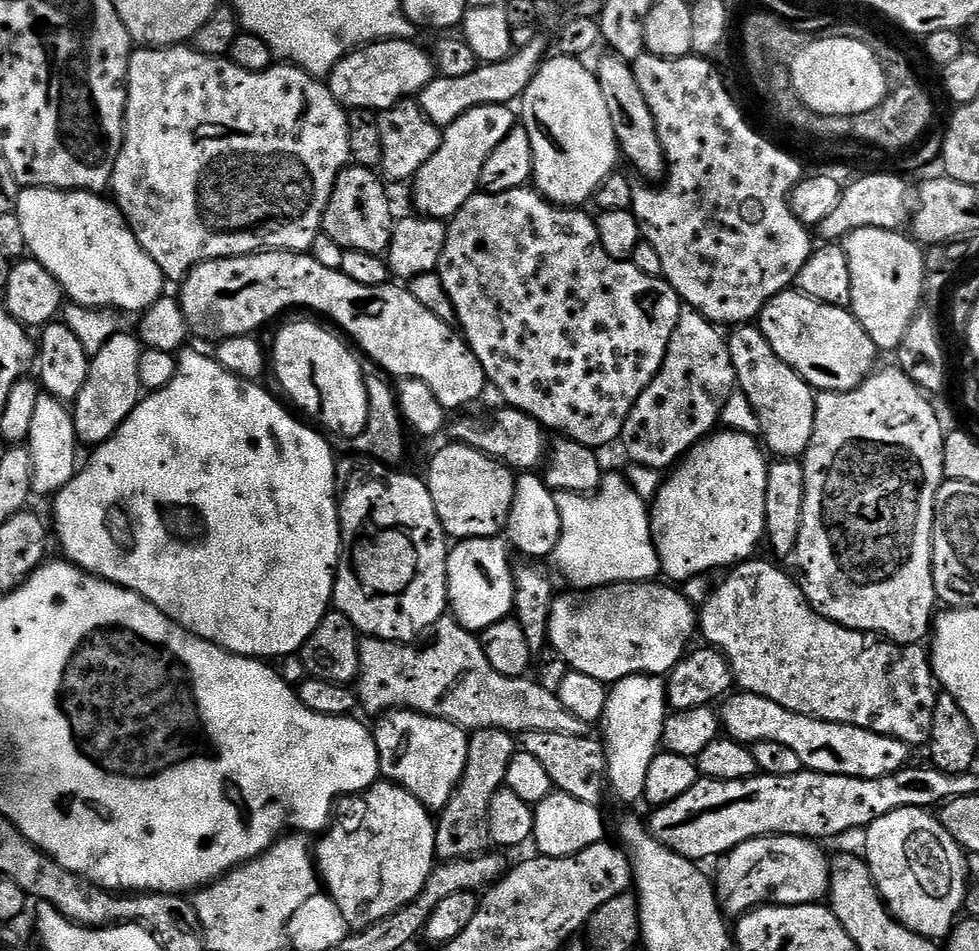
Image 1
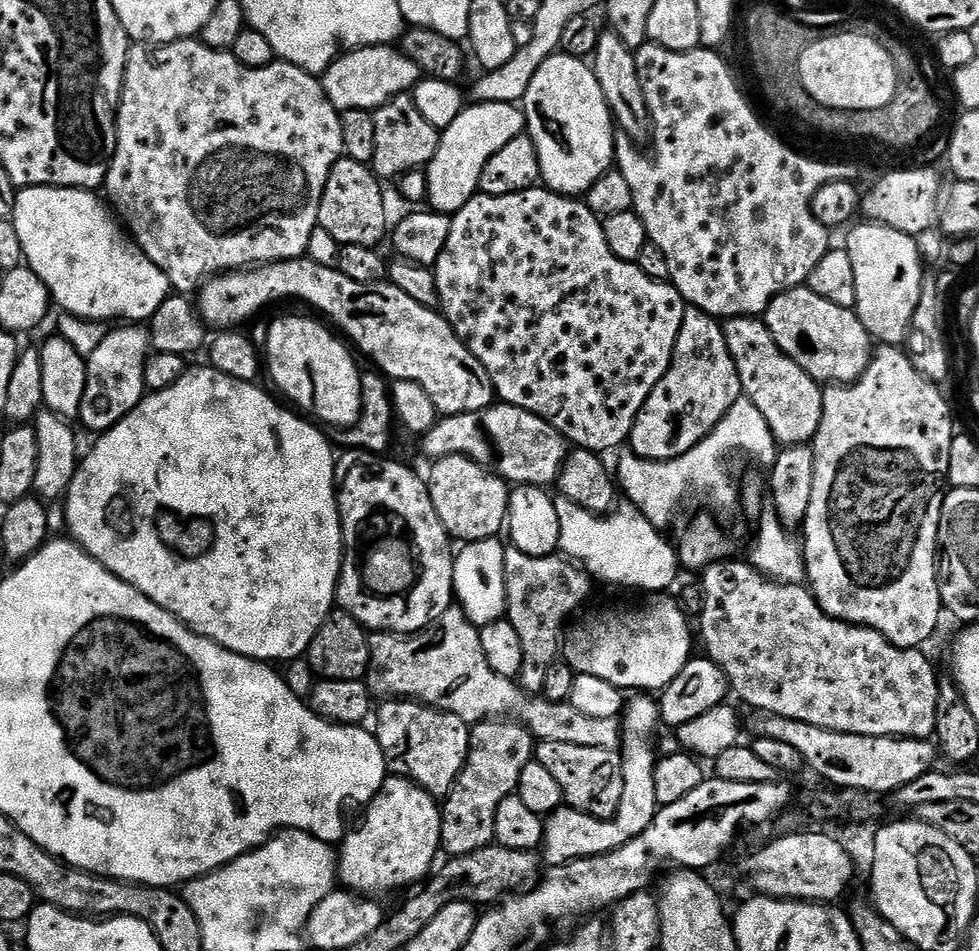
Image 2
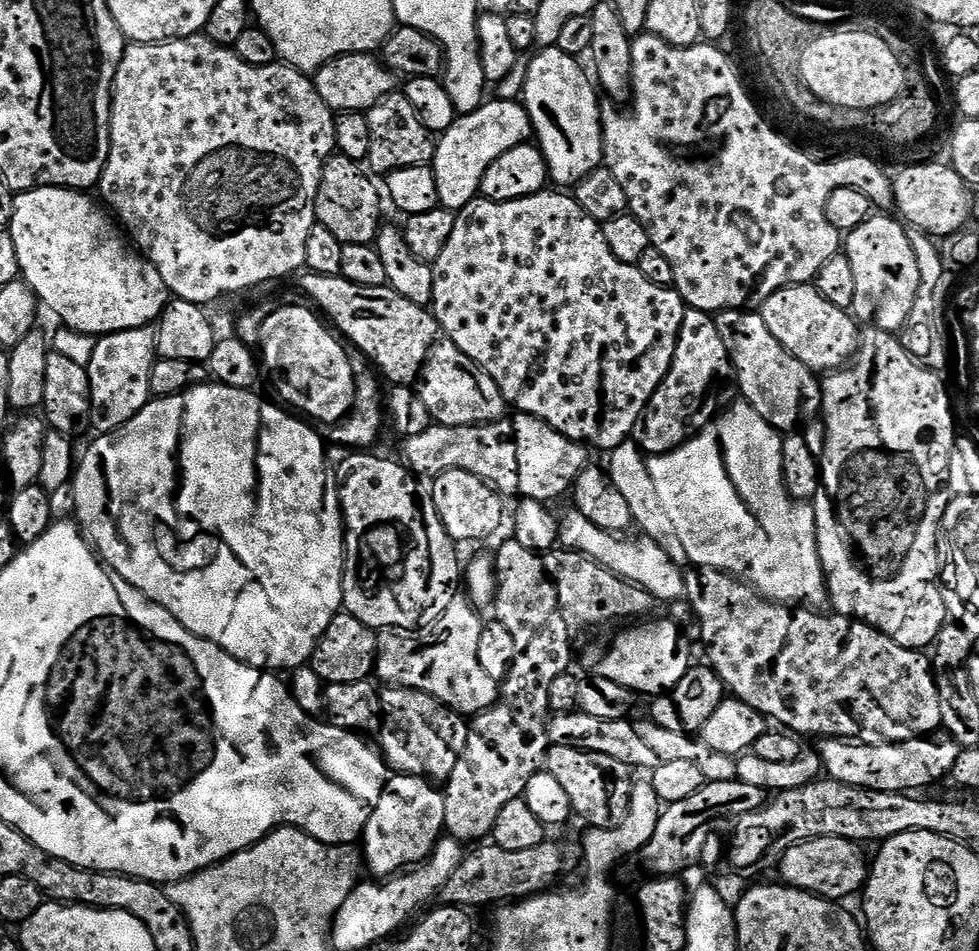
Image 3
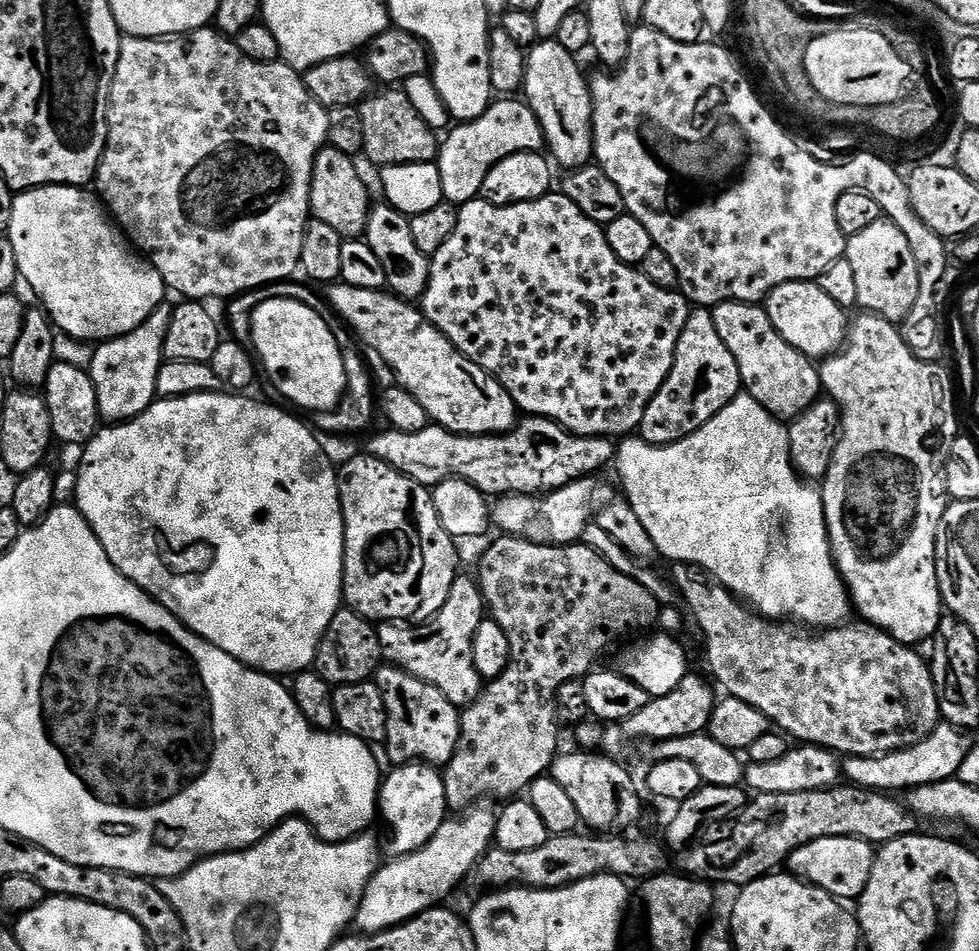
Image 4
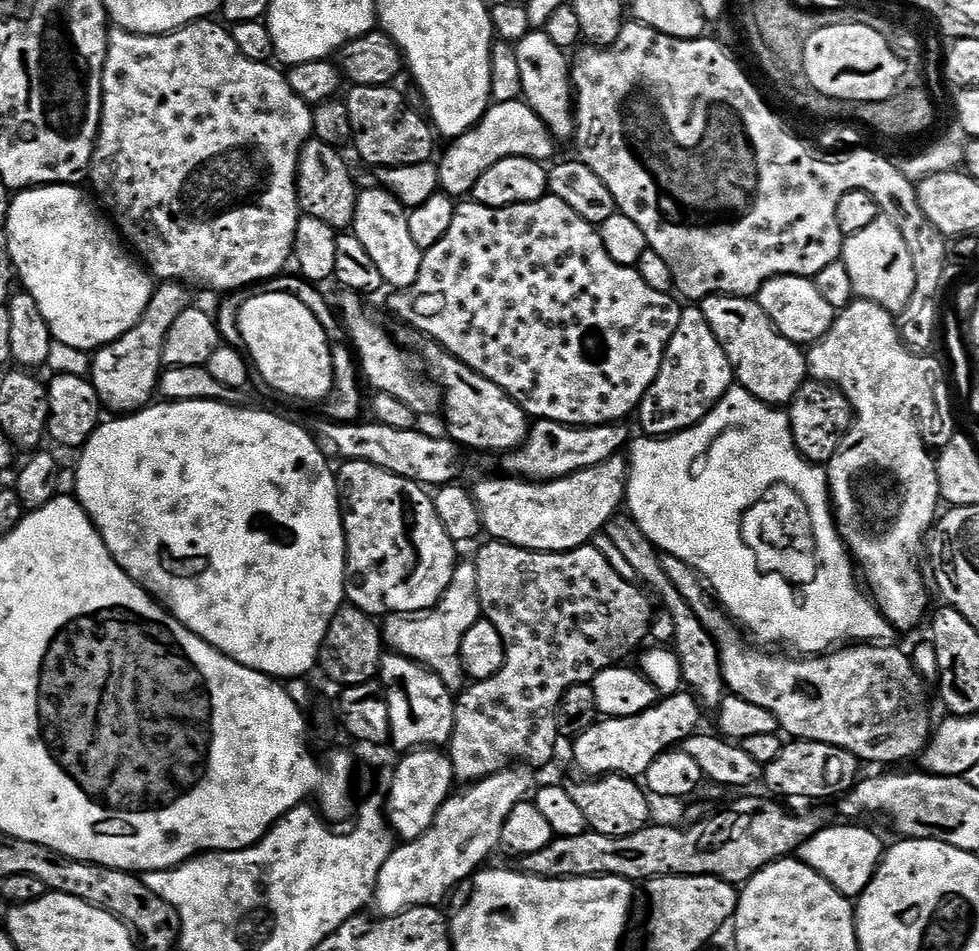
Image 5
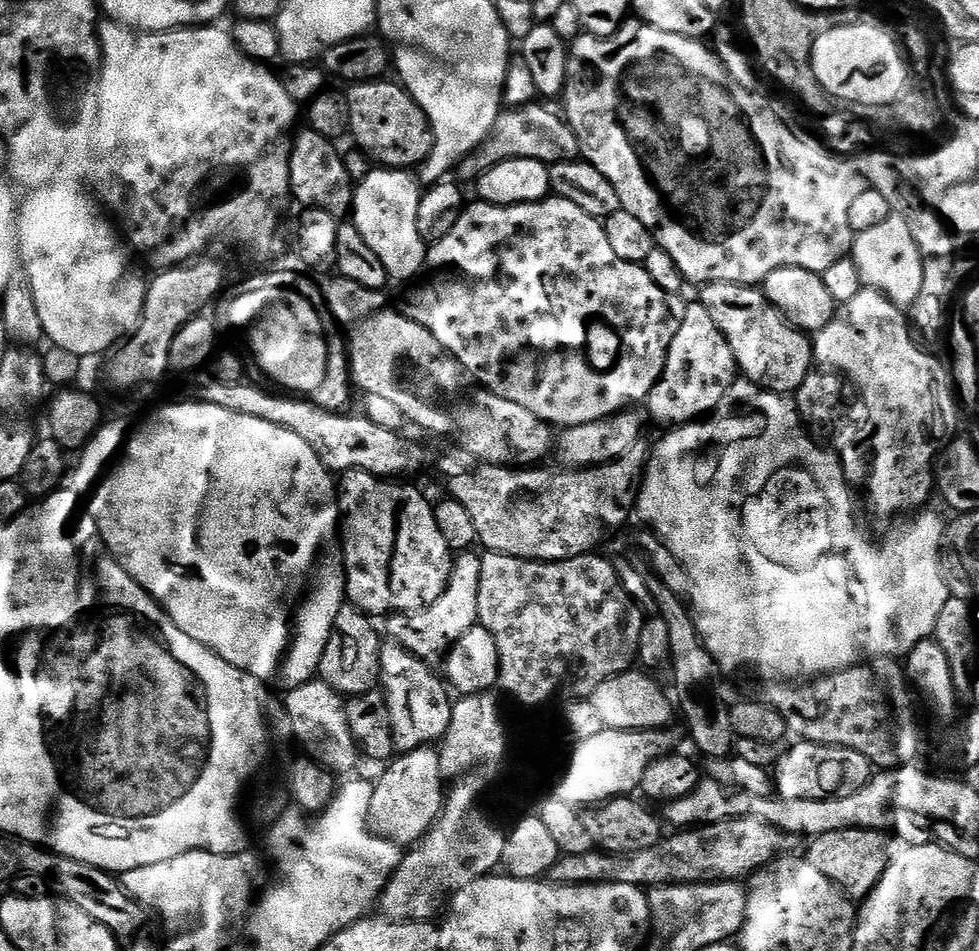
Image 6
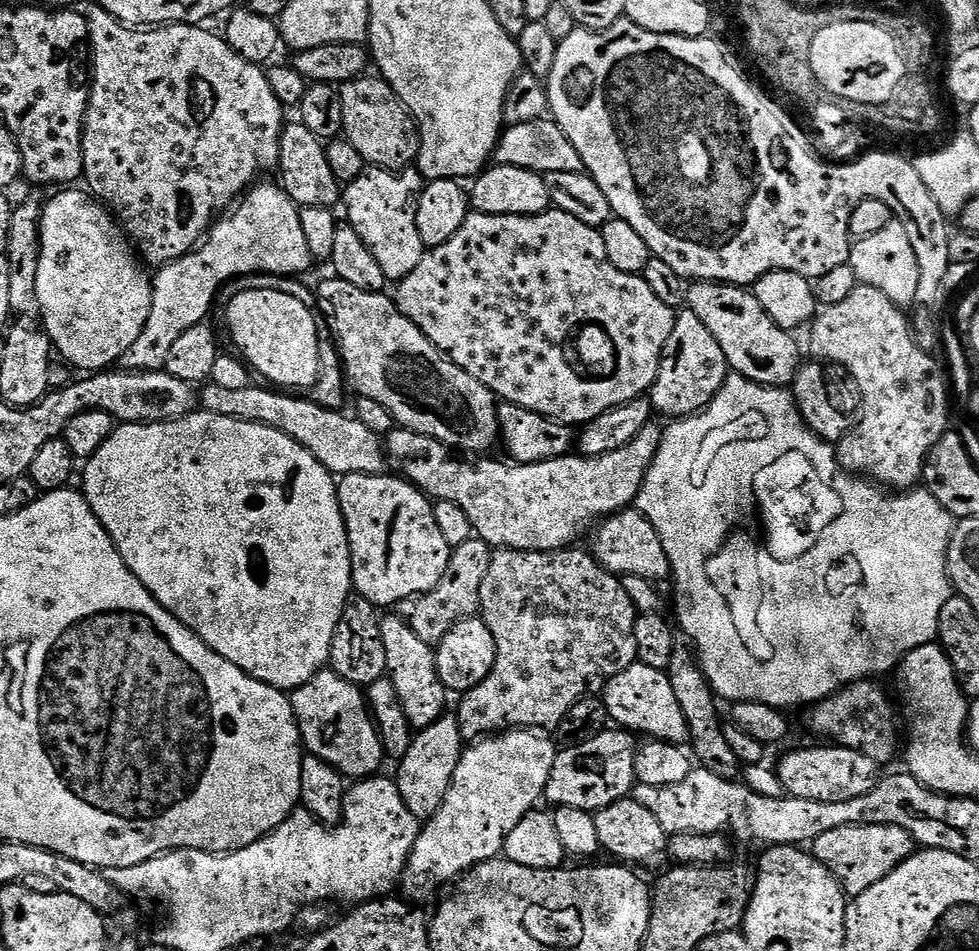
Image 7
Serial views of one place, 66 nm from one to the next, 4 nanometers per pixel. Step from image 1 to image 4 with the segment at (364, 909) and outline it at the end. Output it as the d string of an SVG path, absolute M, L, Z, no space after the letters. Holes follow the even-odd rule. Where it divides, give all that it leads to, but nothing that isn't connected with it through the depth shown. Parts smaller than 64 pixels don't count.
M423 762L401 764L391 769L393 772L383 777L378 801L378 816L384 819L388 831L388 844L393 857L405 856L426 846L438 834L449 815L448 799L444 777L439 767Z

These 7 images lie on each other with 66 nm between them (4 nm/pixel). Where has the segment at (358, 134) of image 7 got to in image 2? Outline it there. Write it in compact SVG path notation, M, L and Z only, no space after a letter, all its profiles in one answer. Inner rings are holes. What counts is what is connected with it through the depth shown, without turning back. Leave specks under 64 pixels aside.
M411 95L394 96L372 112L374 118L374 158L370 165L381 181L399 181L408 172L427 169L440 145L441 129L430 126Z

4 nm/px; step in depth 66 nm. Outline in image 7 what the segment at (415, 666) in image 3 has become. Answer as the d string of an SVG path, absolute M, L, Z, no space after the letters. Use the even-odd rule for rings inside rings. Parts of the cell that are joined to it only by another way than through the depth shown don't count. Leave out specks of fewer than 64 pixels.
M473 538L462 542L462 546L452 549L452 557L446 566L446 574L442 574L442 582L434 586L434 590L423 592L420 596L411 596L398 605L398 615L406 621L410 630L422 638L422 642L437 645L458 622L475 617L480 611L480 595L482 594L482 578L486 578L486 570L490 568L494 549L485 540Z

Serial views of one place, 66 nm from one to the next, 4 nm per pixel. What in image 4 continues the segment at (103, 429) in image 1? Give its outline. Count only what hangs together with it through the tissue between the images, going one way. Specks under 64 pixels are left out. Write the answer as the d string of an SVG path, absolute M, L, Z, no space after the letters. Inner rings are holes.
M165 302L142 326L124 336L105 340L93 351L90 375L98 398L100 419L104 422L127 422L151 409L157 399L158 370L164 363L166 330L170 330L173 305Z

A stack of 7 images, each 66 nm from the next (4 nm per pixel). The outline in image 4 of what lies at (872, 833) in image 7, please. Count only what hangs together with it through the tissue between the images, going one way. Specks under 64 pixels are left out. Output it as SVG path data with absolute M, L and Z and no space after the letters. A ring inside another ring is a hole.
M853 836L818 838L796 849L790 872L799 880L806 880L809 884L826 890L841 902L849 902L848 900L856 902L859 901L870 882L870 874L875 861L876 852L873 845L866 840L859 840Z

